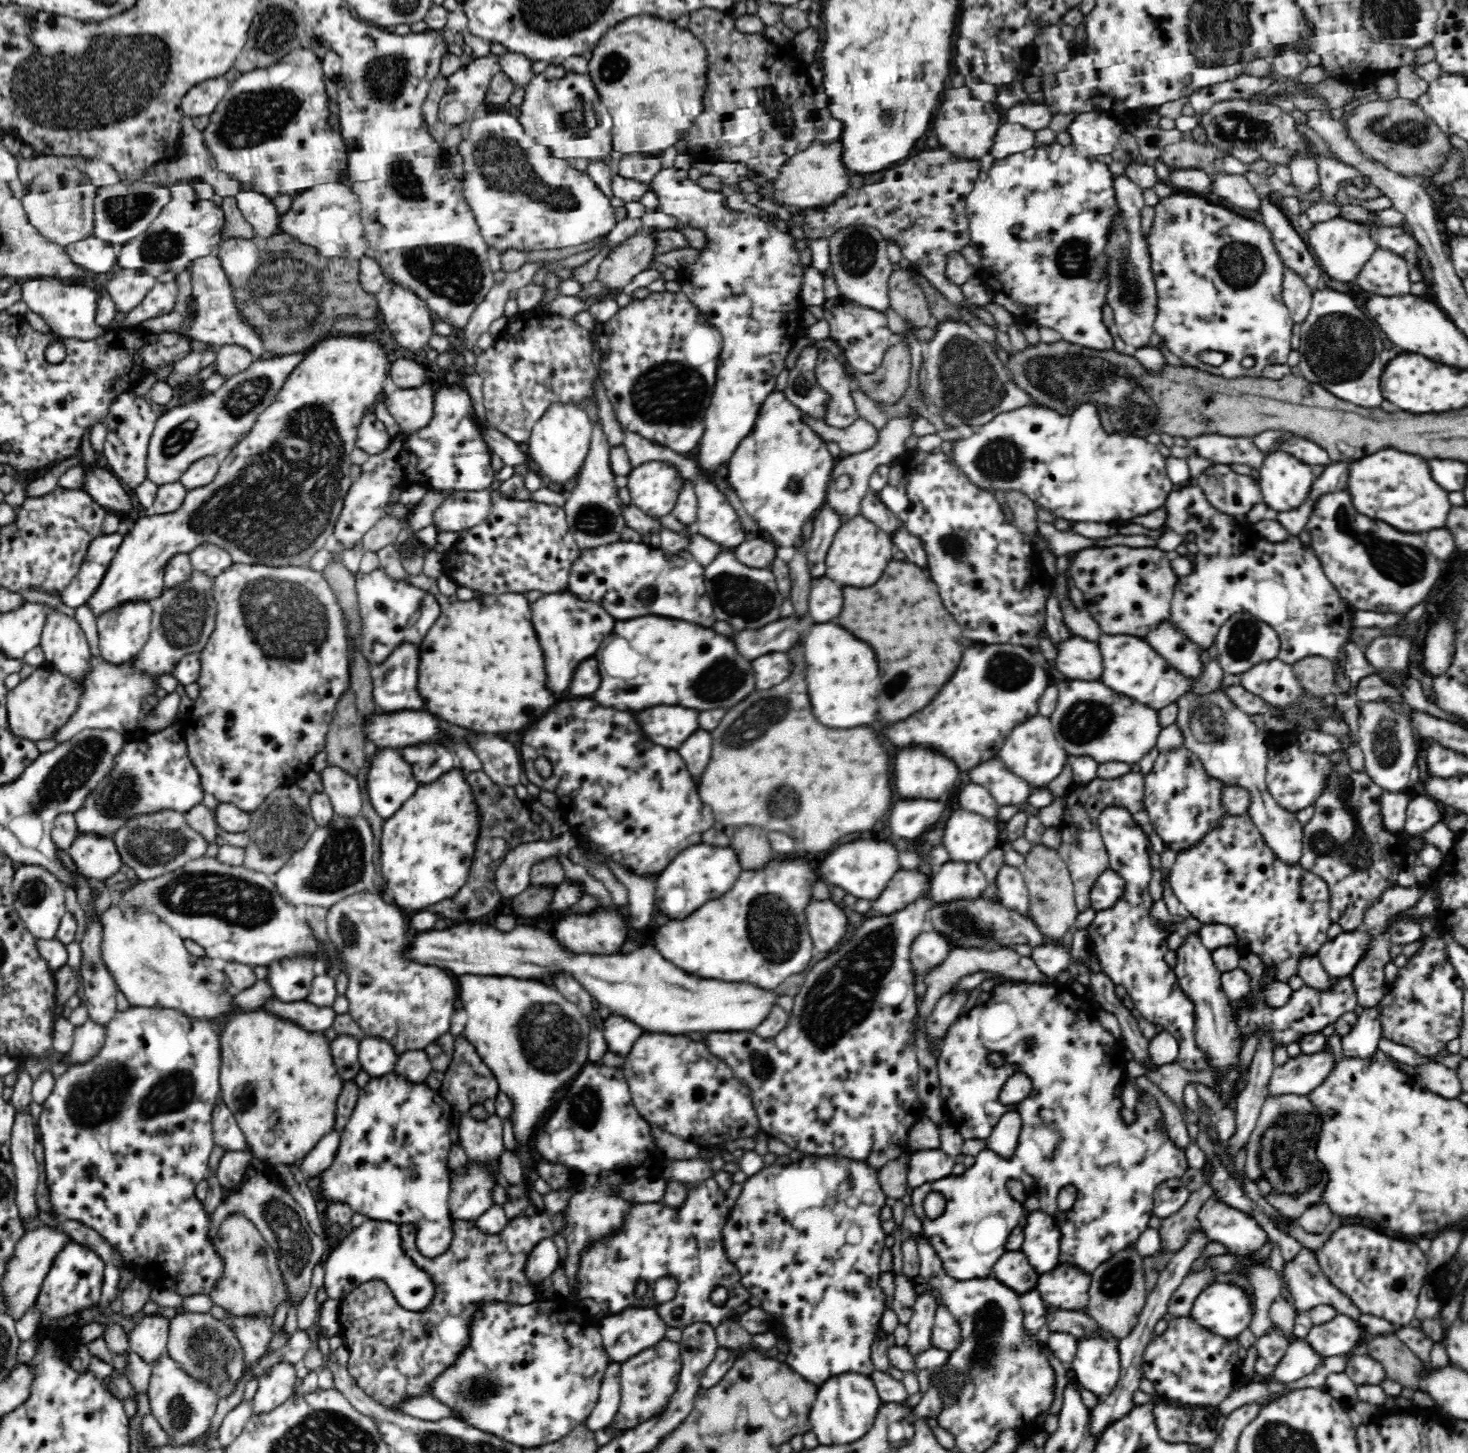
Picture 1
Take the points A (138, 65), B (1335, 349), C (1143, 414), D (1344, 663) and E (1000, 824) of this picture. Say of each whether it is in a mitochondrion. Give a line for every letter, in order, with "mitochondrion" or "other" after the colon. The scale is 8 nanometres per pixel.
A: mitochondrion
B: mitochondrion
C: mitochondrion
D: other
E: other

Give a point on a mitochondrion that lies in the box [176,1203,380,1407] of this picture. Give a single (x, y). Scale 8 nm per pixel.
(208, 1351)

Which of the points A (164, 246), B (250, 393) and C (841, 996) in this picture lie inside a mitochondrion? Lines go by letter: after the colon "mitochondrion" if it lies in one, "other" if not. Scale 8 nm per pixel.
A: mitochondrion
B: mitochondrion
C: mitochondrion

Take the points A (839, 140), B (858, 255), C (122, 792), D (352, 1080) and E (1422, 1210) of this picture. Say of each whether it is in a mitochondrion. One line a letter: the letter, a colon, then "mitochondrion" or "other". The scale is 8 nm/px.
A: other
B: mitochondrion
C: mitochondrion
D: other
E: mitochondrion

